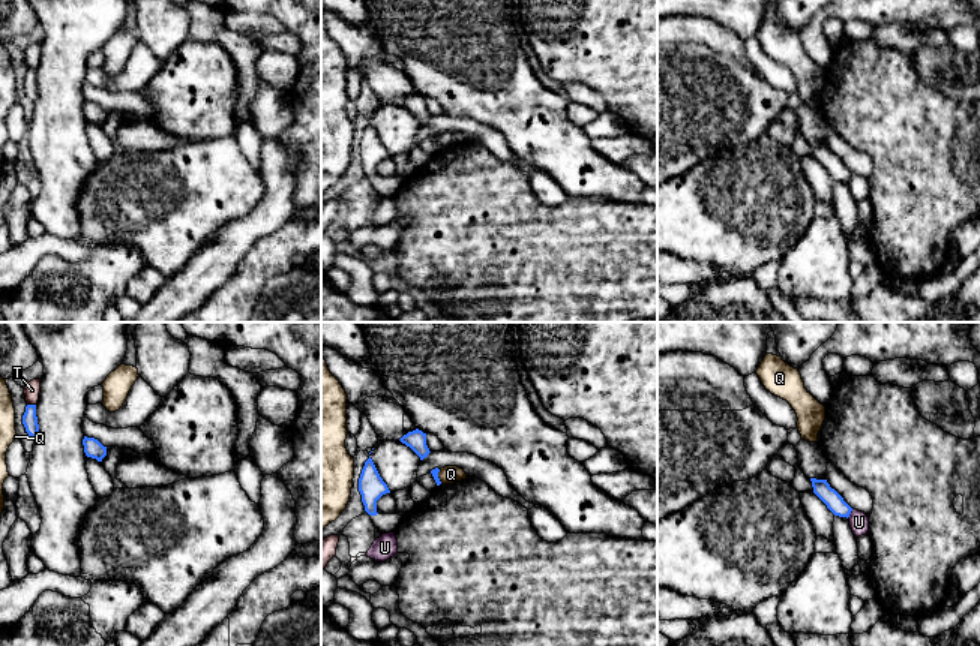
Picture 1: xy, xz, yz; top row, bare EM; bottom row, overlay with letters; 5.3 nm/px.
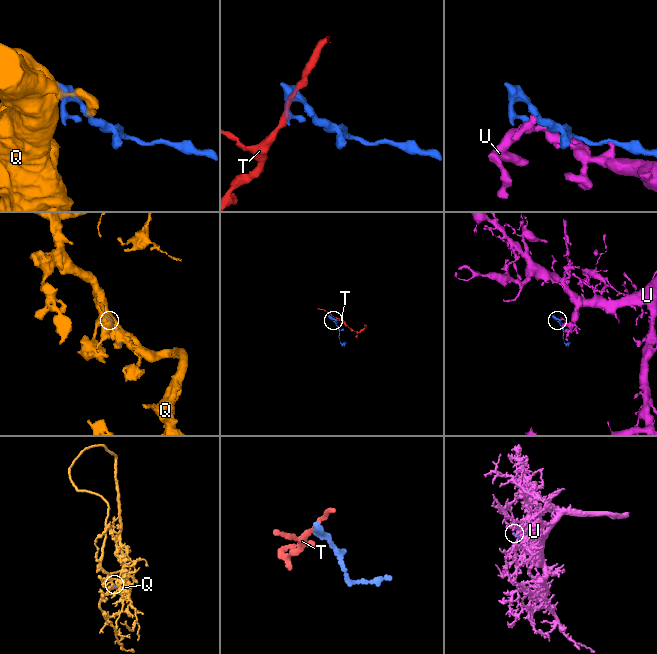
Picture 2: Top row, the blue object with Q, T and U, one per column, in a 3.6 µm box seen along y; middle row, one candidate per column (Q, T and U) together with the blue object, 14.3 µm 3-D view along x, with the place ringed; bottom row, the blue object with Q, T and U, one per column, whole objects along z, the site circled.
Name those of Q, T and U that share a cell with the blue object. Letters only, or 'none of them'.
none of them

